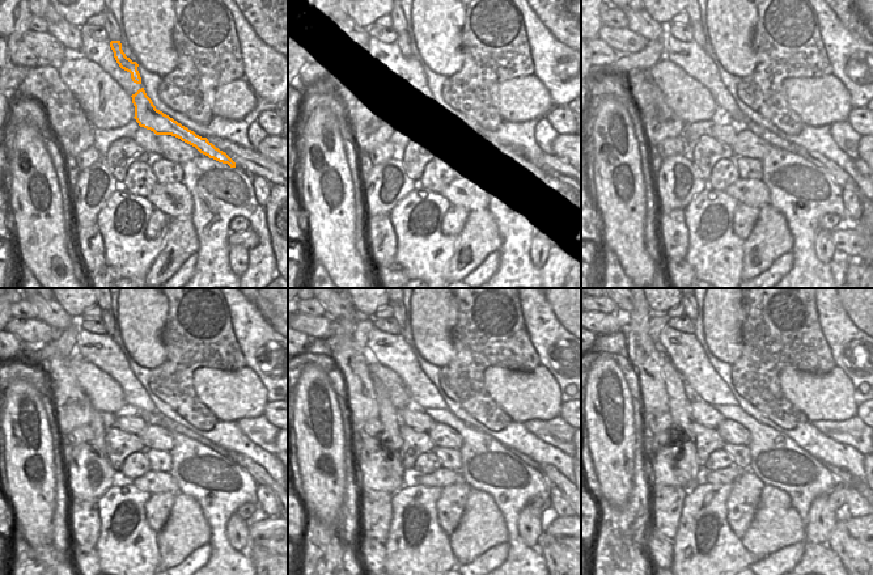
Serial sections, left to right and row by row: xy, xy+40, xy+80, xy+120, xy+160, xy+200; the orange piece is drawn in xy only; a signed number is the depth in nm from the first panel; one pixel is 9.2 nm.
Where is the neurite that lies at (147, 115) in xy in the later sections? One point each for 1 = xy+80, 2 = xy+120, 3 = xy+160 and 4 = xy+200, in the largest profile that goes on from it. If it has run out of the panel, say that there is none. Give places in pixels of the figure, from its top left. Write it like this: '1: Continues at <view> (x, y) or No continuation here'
1: Continues at xy+80 (741, 122)
2: Continues at xy+120 (257, 472)
3: Continues at xy+160 (551, 473)
4: Continues at xy+200 (842, 476)

